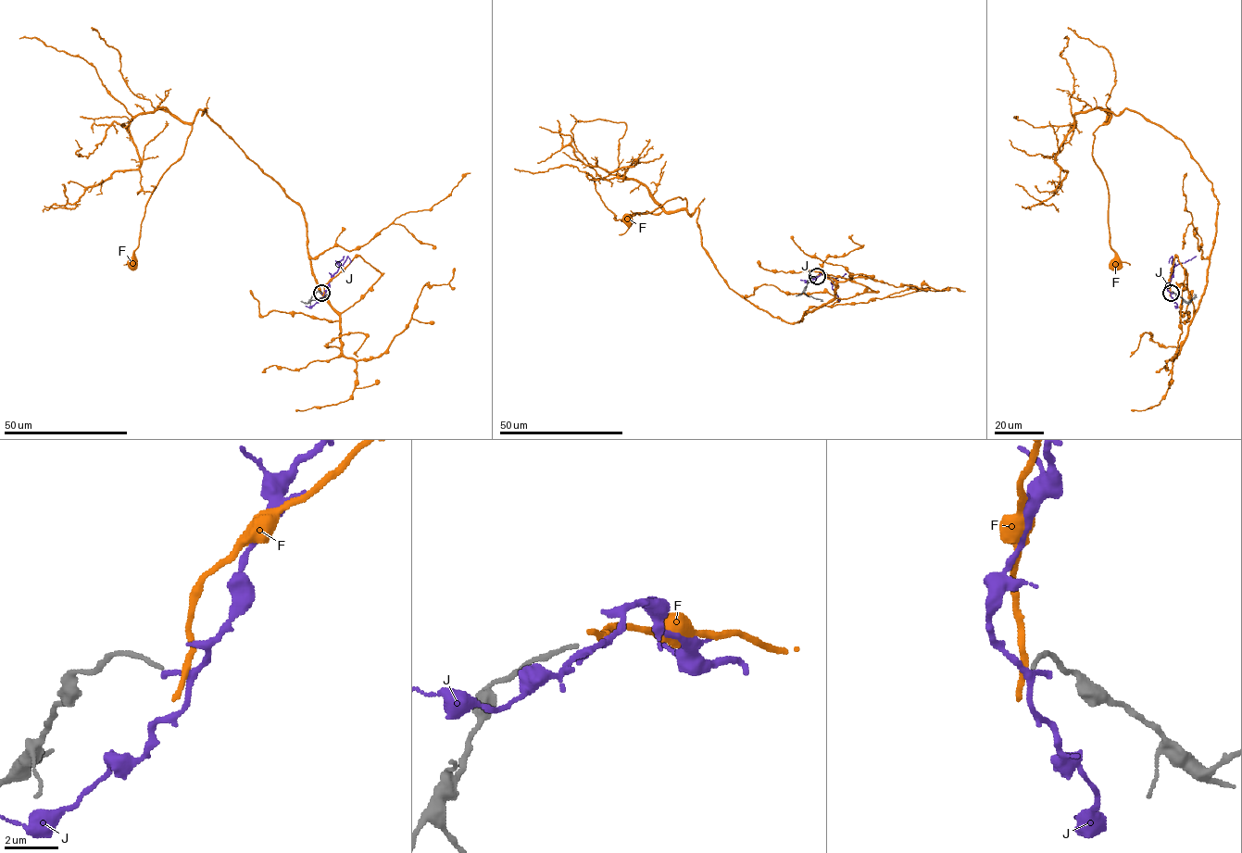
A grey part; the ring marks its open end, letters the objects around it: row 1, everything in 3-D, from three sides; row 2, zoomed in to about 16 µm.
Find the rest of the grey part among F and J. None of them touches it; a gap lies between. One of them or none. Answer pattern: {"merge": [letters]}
{"merge": []}

